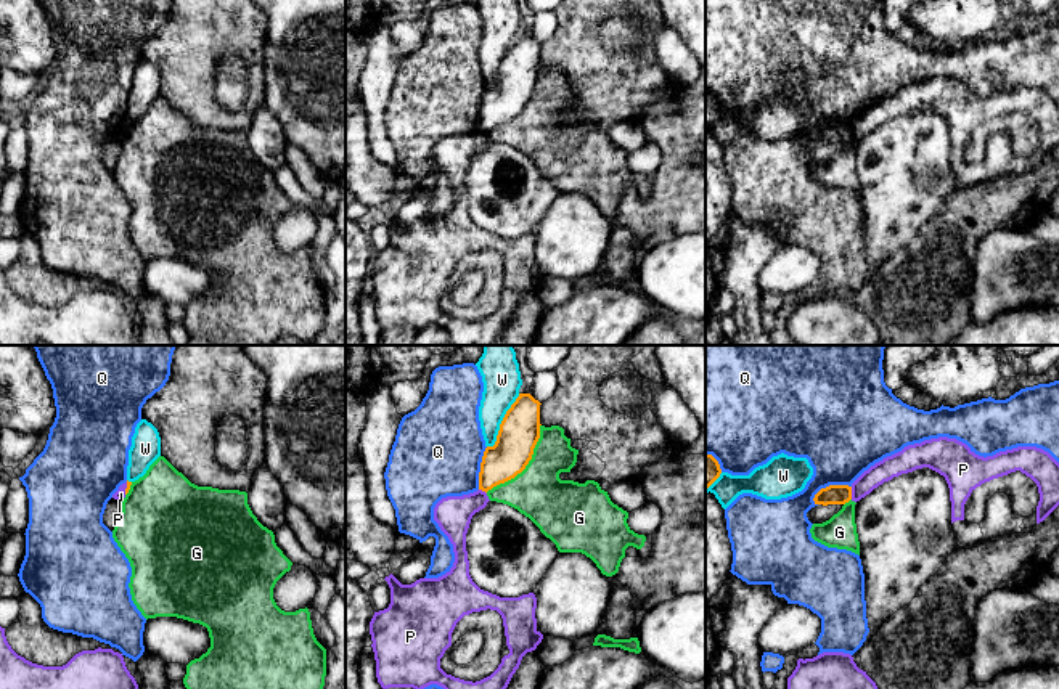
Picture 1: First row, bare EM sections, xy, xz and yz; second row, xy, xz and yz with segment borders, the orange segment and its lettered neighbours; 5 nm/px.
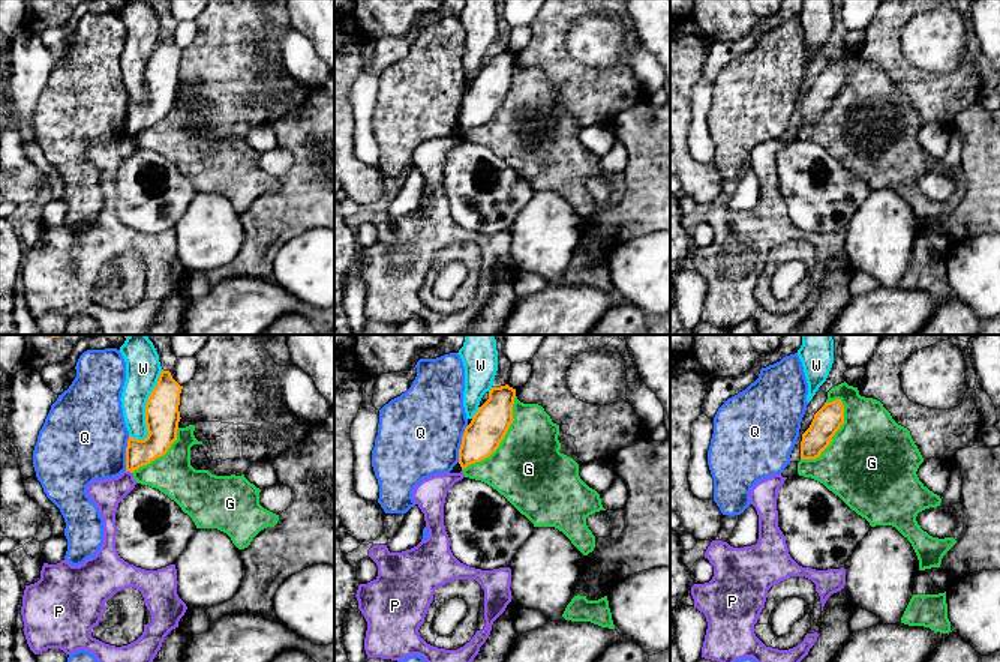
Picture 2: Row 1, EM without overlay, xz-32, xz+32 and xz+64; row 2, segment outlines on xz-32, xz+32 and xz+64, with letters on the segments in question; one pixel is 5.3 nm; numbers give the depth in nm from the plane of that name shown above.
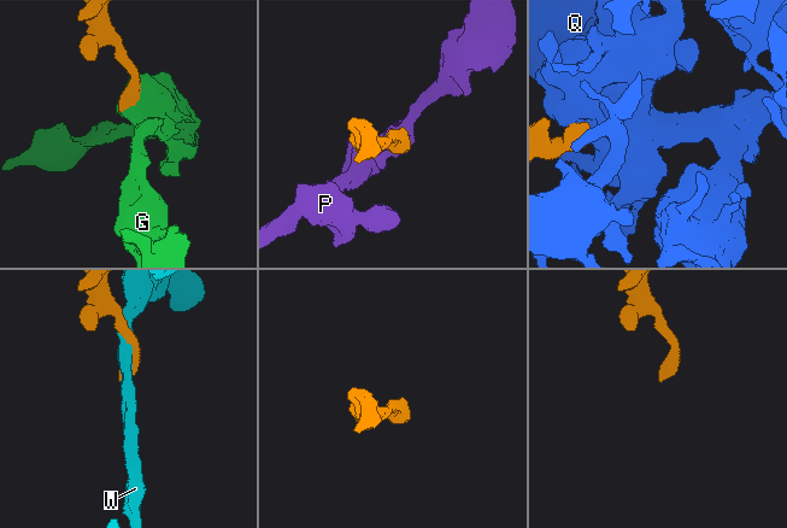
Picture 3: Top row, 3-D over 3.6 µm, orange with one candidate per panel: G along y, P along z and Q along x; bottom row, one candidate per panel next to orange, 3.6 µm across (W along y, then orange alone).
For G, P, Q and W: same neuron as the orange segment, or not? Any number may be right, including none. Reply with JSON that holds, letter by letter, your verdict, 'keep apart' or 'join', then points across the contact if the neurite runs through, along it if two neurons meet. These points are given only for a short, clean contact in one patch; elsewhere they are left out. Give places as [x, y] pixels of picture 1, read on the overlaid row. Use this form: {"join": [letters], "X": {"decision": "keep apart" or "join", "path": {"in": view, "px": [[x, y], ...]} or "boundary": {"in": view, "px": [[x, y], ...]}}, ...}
{"join": [], "G": {"decision": "keep apart"}, "P": {"decision": "keep apart", "boundary": {"in": "yz", "px": [[850, 487], [852, 498]]}}, "Q": {"decision": "keep apart"}, "W": {"decision": "keep apart"}}

